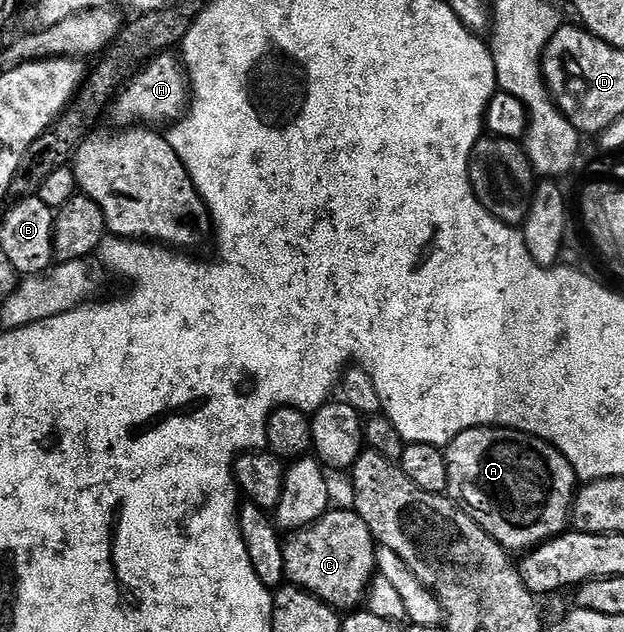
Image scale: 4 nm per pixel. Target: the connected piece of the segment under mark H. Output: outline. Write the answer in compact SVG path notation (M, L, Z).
M174 54L155 56L119 91L112 104L114 120L122 124L118 126L170 126L186 115L191 99L190 82L181 59Z

